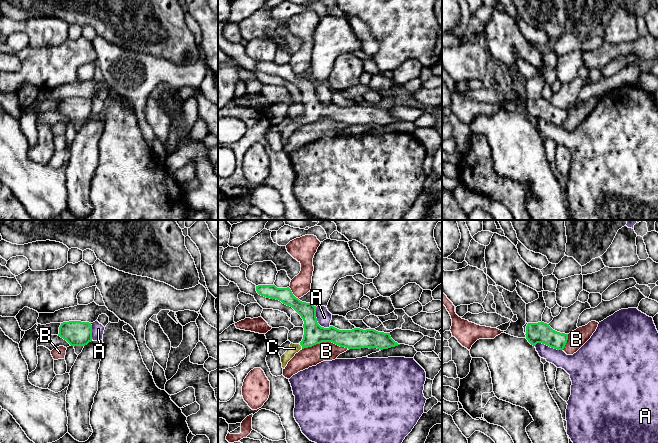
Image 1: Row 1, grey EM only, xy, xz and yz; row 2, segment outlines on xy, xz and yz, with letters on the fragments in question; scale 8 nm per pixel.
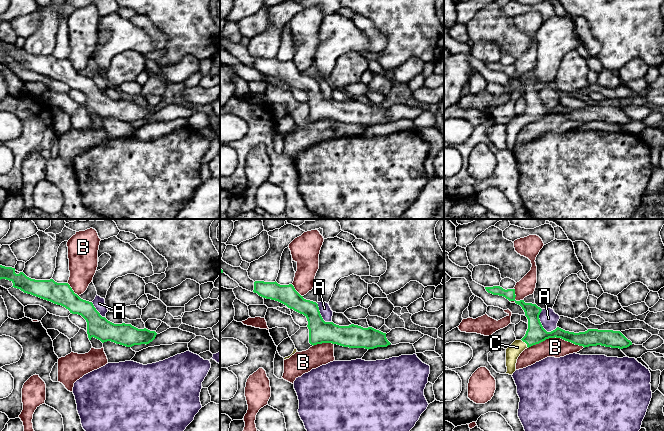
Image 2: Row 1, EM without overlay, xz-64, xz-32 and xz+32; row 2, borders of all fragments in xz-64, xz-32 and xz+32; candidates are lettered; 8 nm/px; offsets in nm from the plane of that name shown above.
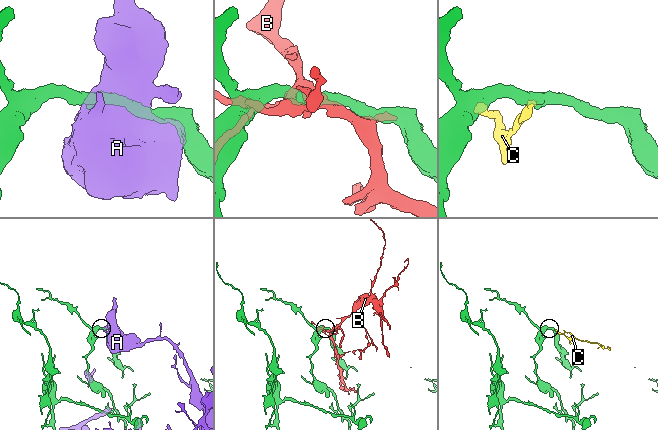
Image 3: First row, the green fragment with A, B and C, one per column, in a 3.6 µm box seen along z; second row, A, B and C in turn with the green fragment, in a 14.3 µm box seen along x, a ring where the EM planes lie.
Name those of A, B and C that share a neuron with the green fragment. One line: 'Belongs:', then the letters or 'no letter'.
Belongs: C

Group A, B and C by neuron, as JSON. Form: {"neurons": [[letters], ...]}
{"neurons": [["A"], ["B"], ["C"]]}

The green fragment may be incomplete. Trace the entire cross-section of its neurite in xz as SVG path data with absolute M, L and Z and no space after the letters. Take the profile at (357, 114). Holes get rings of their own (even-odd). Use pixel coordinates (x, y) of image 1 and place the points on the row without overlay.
M258 61L256 67L261 72L279 76L292 83L304 97L302 117L299 120L291 119L289 125L281 132L283 145L300 126L322 118L332 118L348 125L377 124L383 126L400 121L391 114L390 109L378 108L374 105L339 106L333 102L321 103L316 94L316 82L300 77L293 71L289 63L277 64L275 61Z

